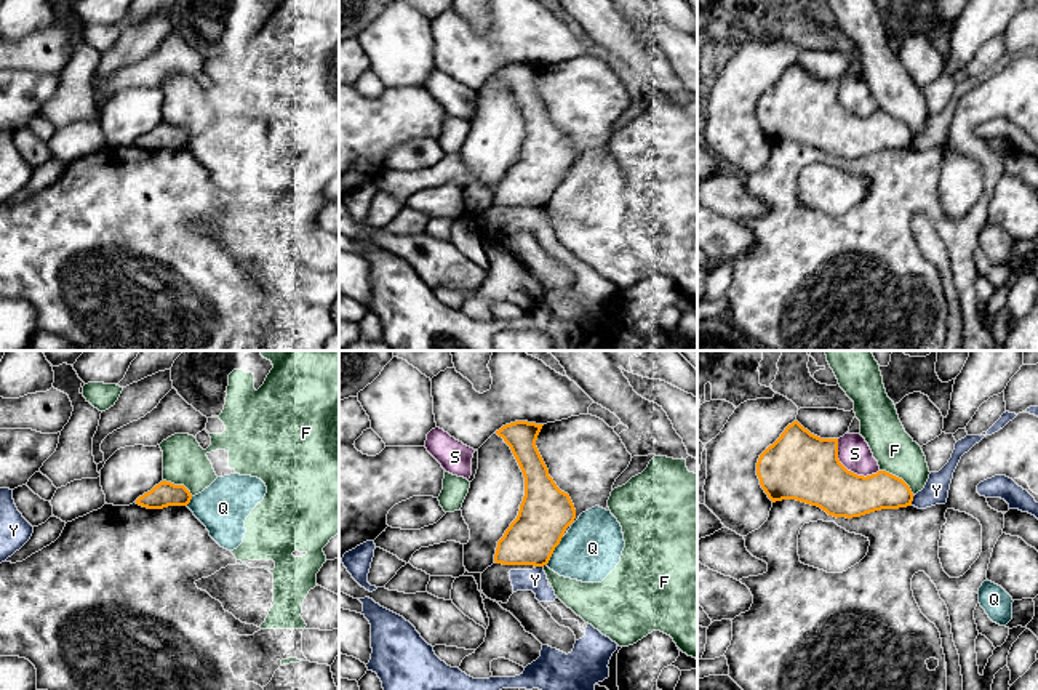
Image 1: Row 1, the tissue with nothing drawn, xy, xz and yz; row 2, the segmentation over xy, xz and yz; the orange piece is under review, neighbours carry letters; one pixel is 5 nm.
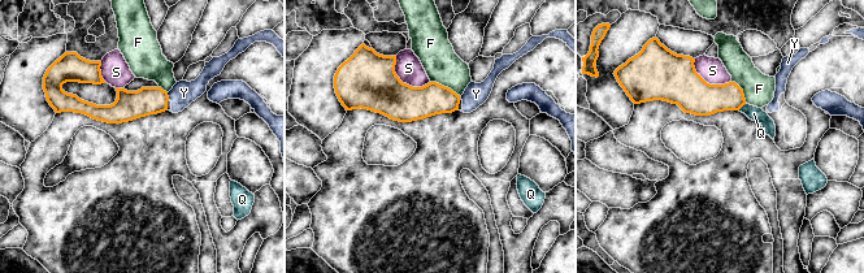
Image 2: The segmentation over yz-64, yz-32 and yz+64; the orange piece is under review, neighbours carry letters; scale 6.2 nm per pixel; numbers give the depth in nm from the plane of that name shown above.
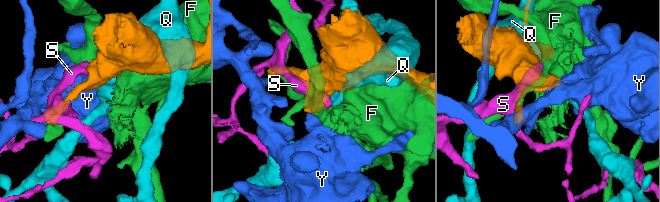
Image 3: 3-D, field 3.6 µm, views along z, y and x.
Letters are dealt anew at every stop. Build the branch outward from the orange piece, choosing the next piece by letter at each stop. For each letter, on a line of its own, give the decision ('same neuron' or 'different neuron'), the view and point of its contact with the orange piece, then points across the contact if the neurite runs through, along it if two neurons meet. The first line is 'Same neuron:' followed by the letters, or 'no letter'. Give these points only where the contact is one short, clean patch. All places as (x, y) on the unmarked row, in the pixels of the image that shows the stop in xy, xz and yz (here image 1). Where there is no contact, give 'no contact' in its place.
Same neuron: no letter
F: different neuron | yz (898, 119)
Q: different neuron | xz (554, 191)
S: different neuron | yz (846, 111)
Y: different neuron | yz (912, 141) | along yz (914, 138), (910, 146)

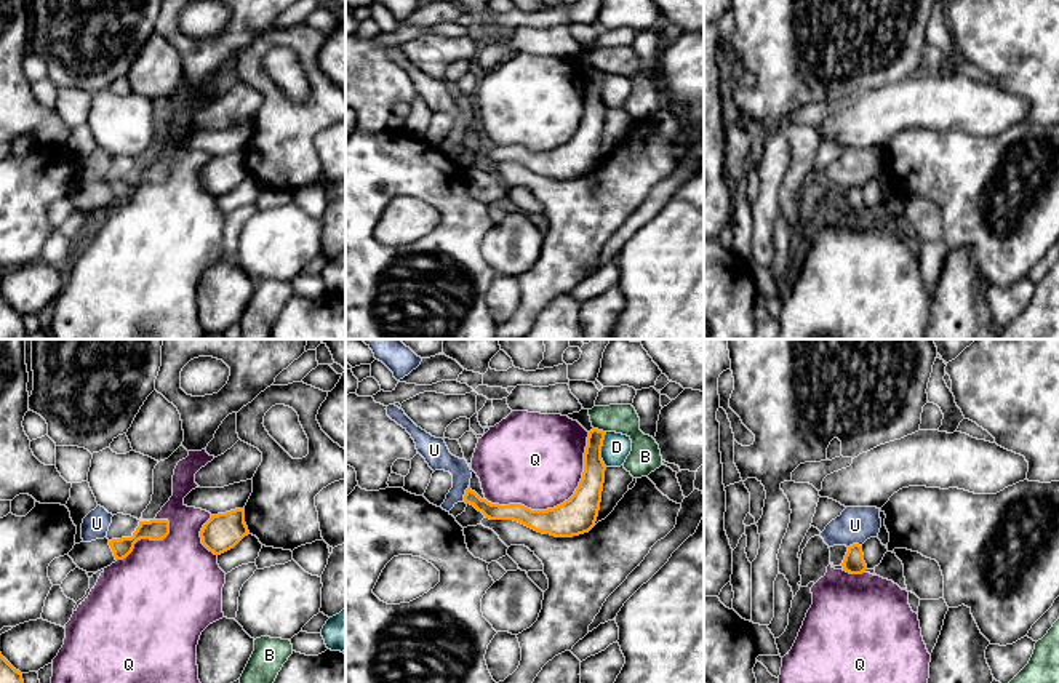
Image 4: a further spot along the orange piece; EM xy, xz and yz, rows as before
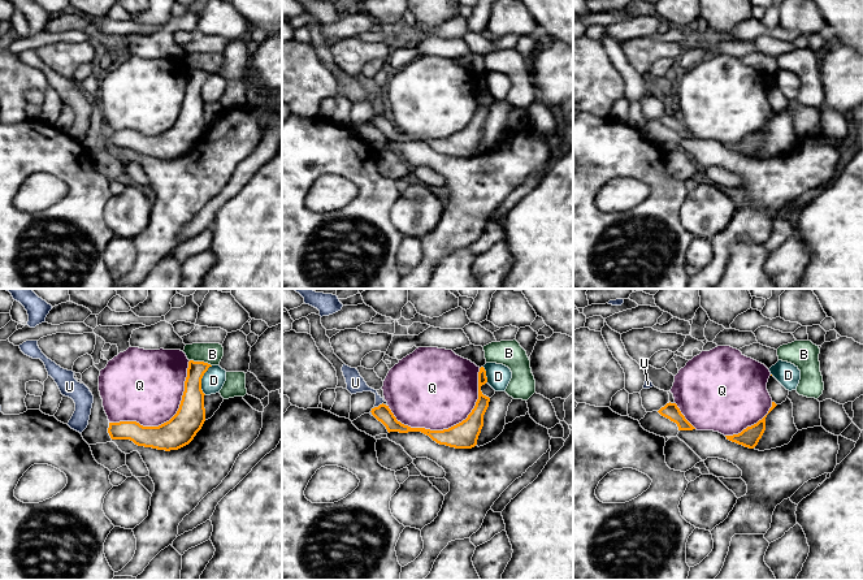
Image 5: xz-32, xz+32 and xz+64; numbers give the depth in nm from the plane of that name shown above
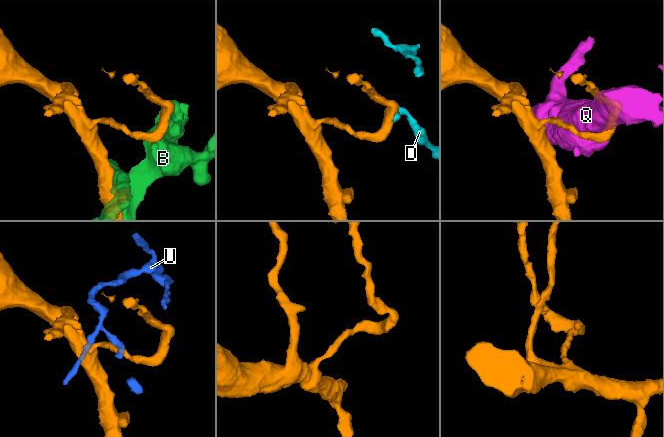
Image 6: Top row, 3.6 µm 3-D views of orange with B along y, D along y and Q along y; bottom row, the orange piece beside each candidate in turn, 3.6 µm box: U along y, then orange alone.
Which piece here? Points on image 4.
Same neuron: no letter
B: different neuron | xz (600, 72)
D: different neuron | xz (600, 91) | along xz (607, 74), (602, 83), (602, 103), (605, 107)
Q: different neuron | xz (560, 146)
U: different neuron | xz (464, 136) | along xz (469, 128), (463, 143)

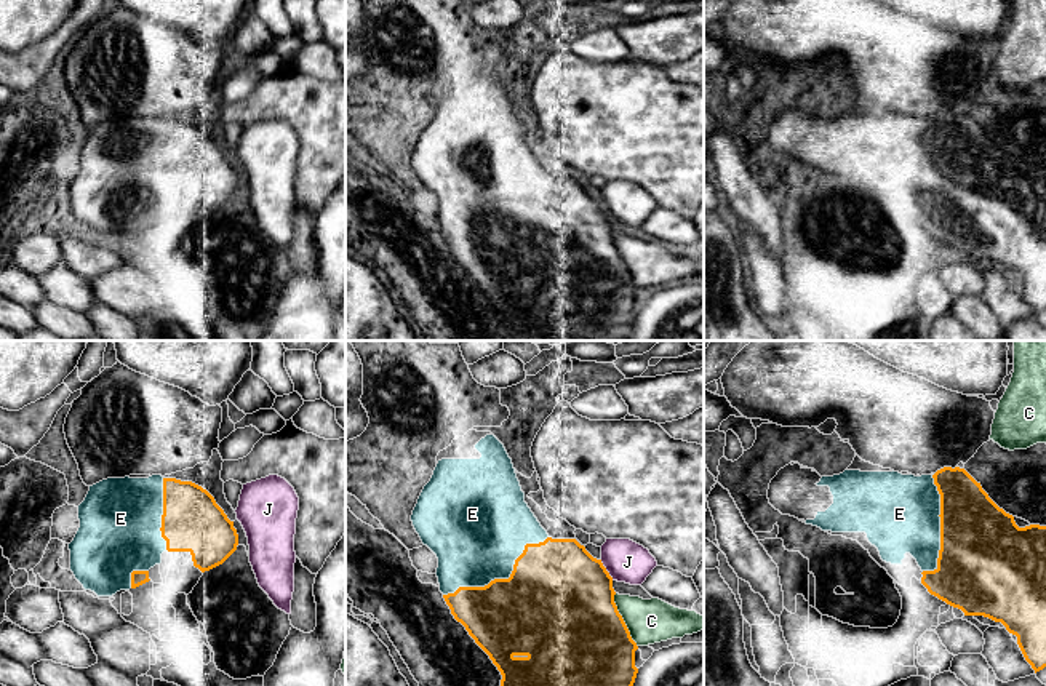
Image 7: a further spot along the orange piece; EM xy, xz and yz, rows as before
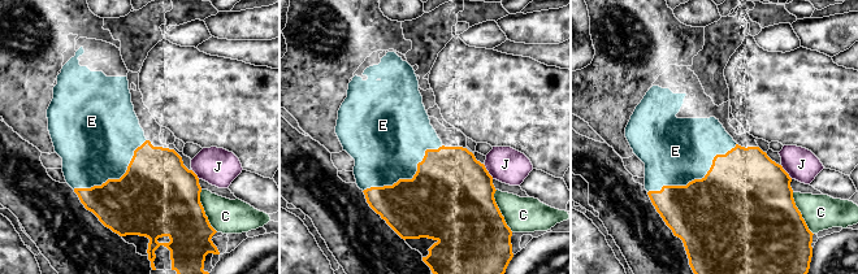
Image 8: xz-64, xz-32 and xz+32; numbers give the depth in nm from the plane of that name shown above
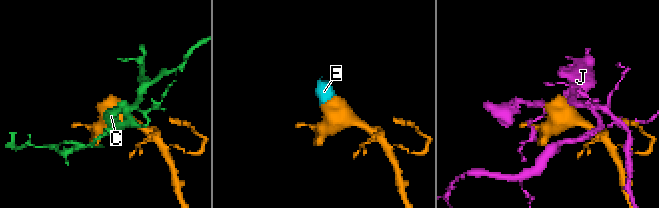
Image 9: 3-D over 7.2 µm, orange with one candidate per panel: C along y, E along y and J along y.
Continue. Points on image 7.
Same neuron: E
C: different neuron | xz (622, 263)
E: same neuron | xz (503, 221)
J: different neuron | xz (605, 211)

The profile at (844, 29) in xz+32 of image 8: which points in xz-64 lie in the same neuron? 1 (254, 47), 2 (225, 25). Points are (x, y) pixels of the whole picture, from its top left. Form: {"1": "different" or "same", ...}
{"1": "different", "2": "same"}

